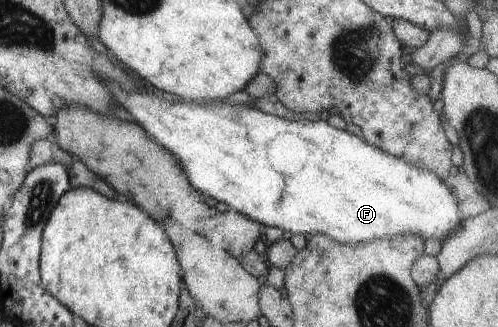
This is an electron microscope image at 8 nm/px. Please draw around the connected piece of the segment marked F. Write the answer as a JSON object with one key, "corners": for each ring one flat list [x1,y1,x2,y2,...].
{"corners":[[102,81,112,92,114,99,119,106,128,110,135,120,146,130,146,134,159,143,170,155,175,154,183,166,183,170,189,179,189,186,193,187,200,194,205,193,217,199,218,201,228,204,231,209,240,212,243,216,248,216,251,220,266,226,277,226,283,231,289,231,291,234,304,234,312,236,314,234,324,234,334,241,344,245,355,243,369,242,375,239,389,238,398,234,419,235,425,242,435,239,445,242,446,238,455,231,463,220,458,209,458,200,453,189,450,189,443,179,440,179,433,171,420,167,418,164,410,163,404,158,390,155,380,148,370,145,365,139,353,135,347,130,336,129,331,127,325,117,316,122,305,120,286,120,285,117,266,114,263,111,247,105,225,104,221,100,206,102,170,102,166,99,159,98,151,92,122,89,115,81]]}

